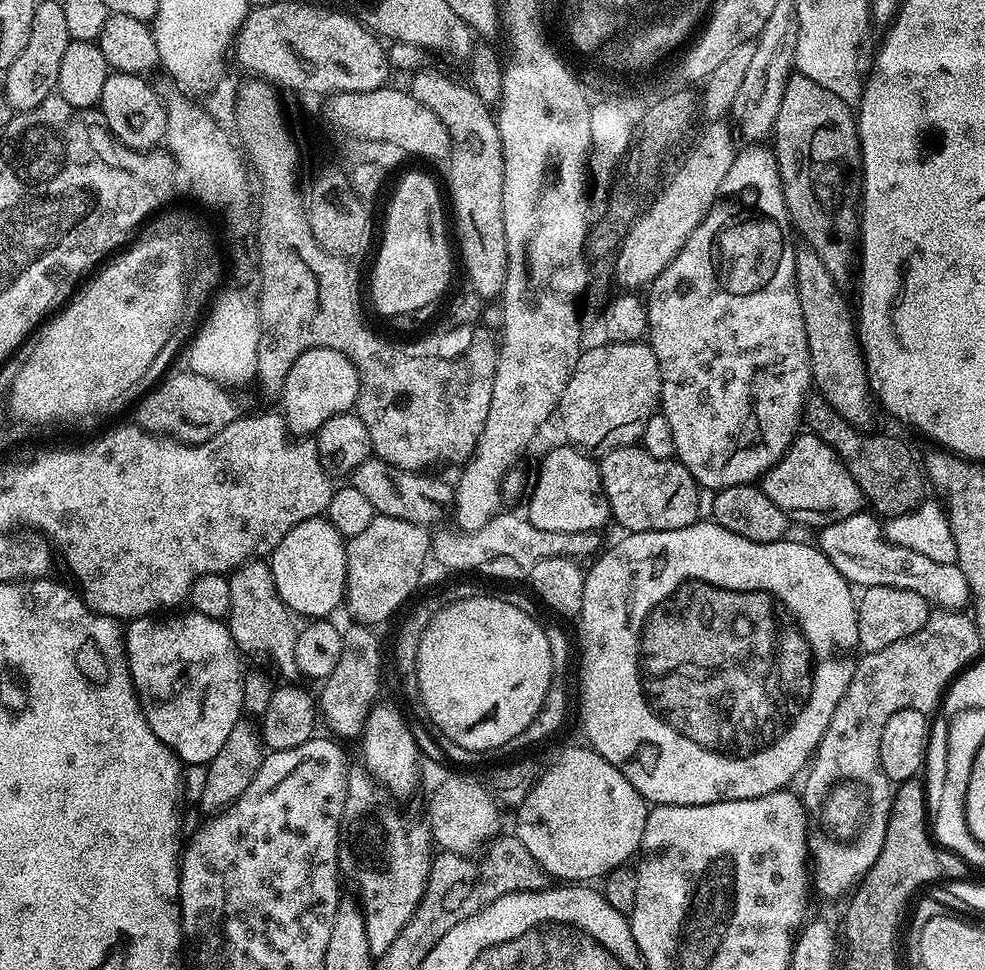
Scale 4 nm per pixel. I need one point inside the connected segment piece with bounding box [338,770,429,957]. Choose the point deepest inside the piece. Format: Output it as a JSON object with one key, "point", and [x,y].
{"point":[375,851]}

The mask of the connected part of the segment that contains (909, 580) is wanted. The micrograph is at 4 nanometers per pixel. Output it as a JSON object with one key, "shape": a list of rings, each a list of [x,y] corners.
{"shape":[[[861,510],[850,518],[828,524],[819,529],[818,536],[820,551],[830,558],[832,565],[853,586],[861,589],[894,586],[902,590],[914,590],[914,594],[922,594],[929,605],[940,610],[964,610],[969,607],[968,583],[959,564],[933,562],[926,558],[926,554],[914,554],[914,550],[891,544],[885,540],[881,523],[871,511]]]}

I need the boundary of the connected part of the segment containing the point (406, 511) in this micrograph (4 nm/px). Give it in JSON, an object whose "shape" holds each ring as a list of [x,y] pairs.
{"shape":[[[371,456],[352,473],[350,484],[370,499],[371,505],[379,515],[401,518],[402,521],[430,528],[433,527],[432,524],[442,521],[447,510],[449,513],[455,505],[455,487],[450,482],[448,484],[430,476],[432,475],[390,466],[389,463]]]}

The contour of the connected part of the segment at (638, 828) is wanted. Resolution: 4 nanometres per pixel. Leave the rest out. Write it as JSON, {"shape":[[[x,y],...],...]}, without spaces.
{"shape":[[[591,747],[568,748],[557,764],[539,773],[538,779],[515,809],[514,834],[534,854],[549,877],[560,882],[596,882],[620,864],[629,863],[641,851],[642,834],[646,830],[649,801],[606,758],[593,752]]]}

